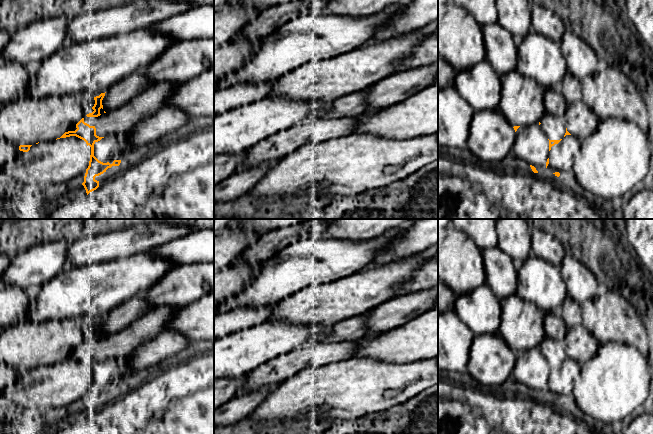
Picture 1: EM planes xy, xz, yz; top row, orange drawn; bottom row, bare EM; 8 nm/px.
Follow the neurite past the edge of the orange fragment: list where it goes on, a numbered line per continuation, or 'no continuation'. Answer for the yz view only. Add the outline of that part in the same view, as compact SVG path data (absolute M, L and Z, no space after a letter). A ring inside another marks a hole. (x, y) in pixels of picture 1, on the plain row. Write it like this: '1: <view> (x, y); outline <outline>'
1: yz (553, 350); outline M545 336L540 350L549 364L560 364L566 357L565 346L558 340Z

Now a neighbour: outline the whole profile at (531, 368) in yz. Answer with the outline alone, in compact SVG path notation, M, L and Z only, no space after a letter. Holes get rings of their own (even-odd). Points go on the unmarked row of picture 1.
M539 347L517 353L512 375L537 395L545 394L550 376L549 364Z

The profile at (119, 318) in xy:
M140 293L113 309L102 324L103 334L109 336L126 328L150 309L146 293Z

